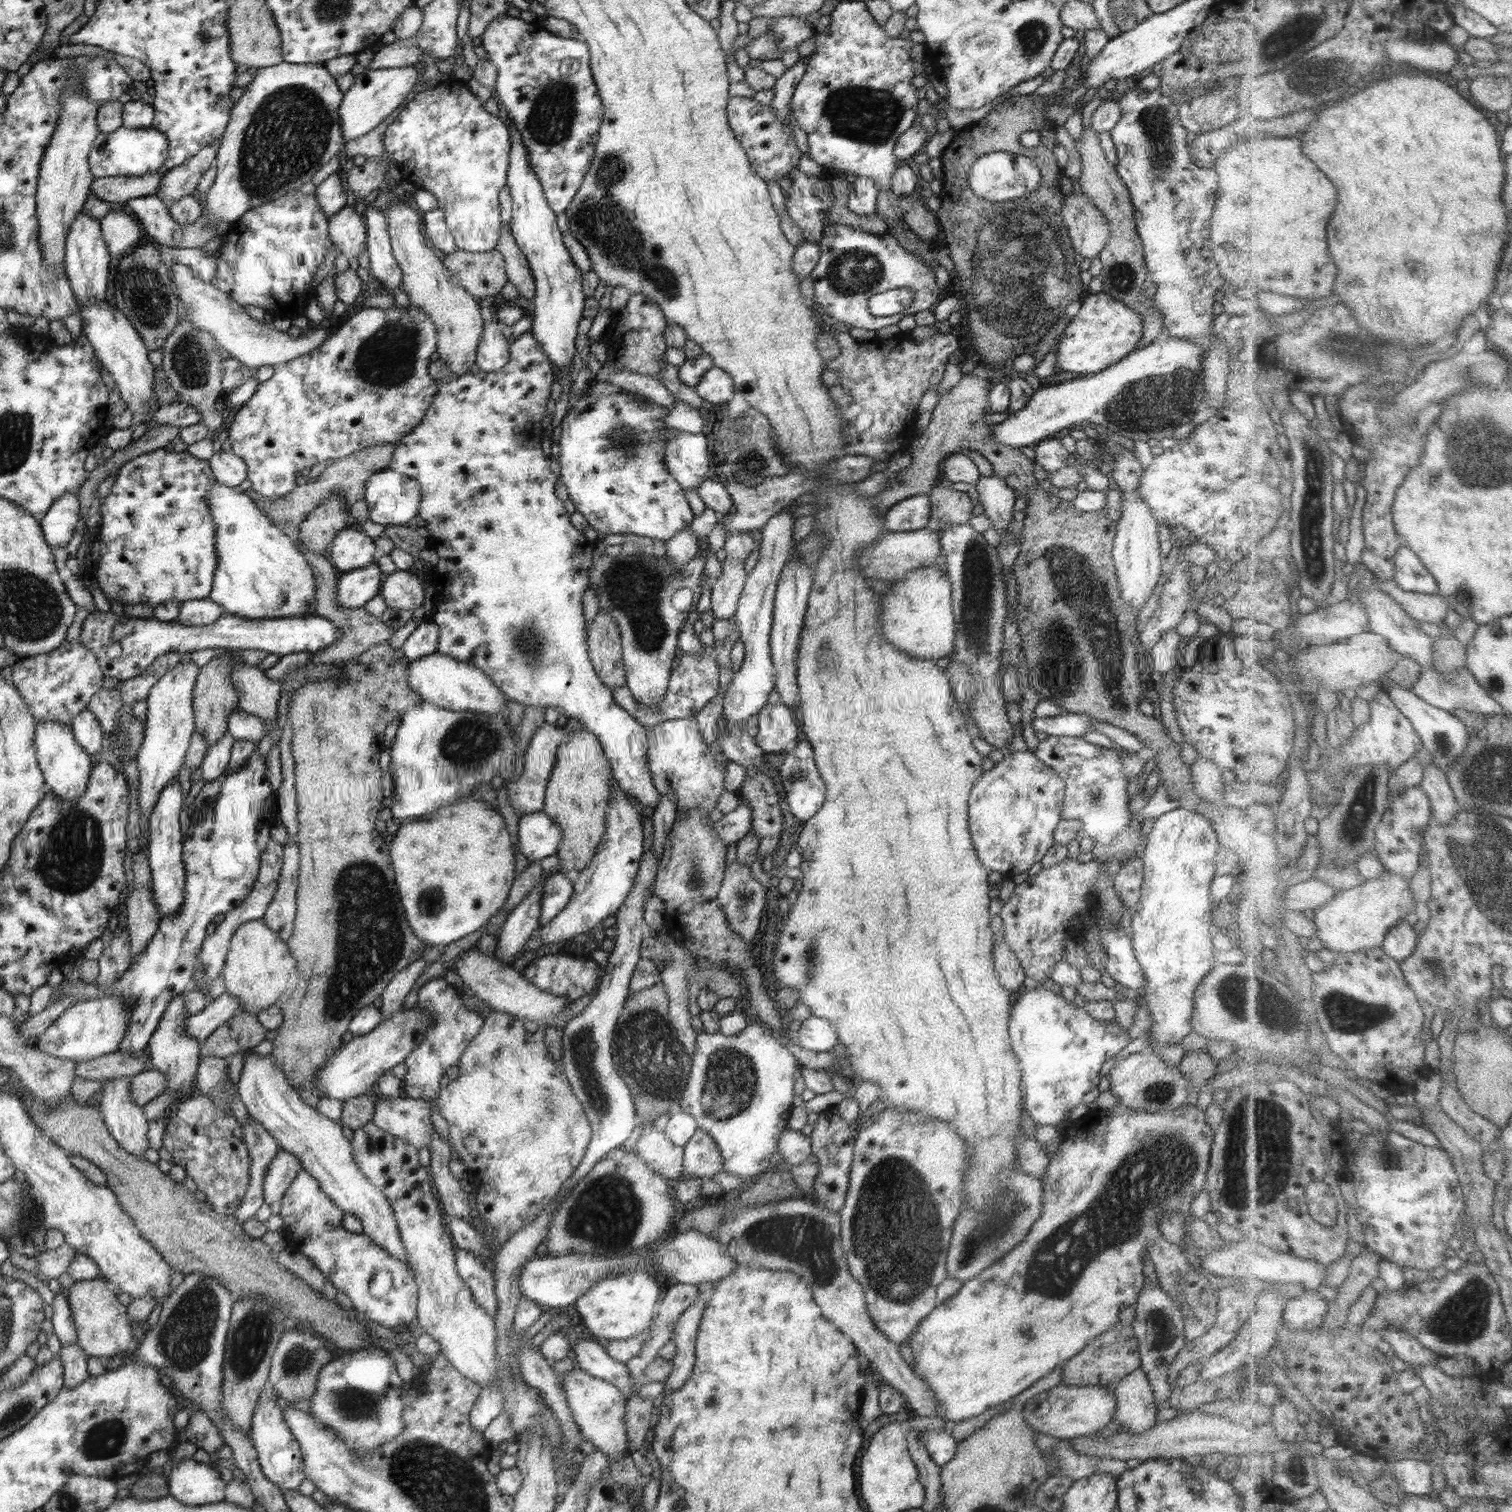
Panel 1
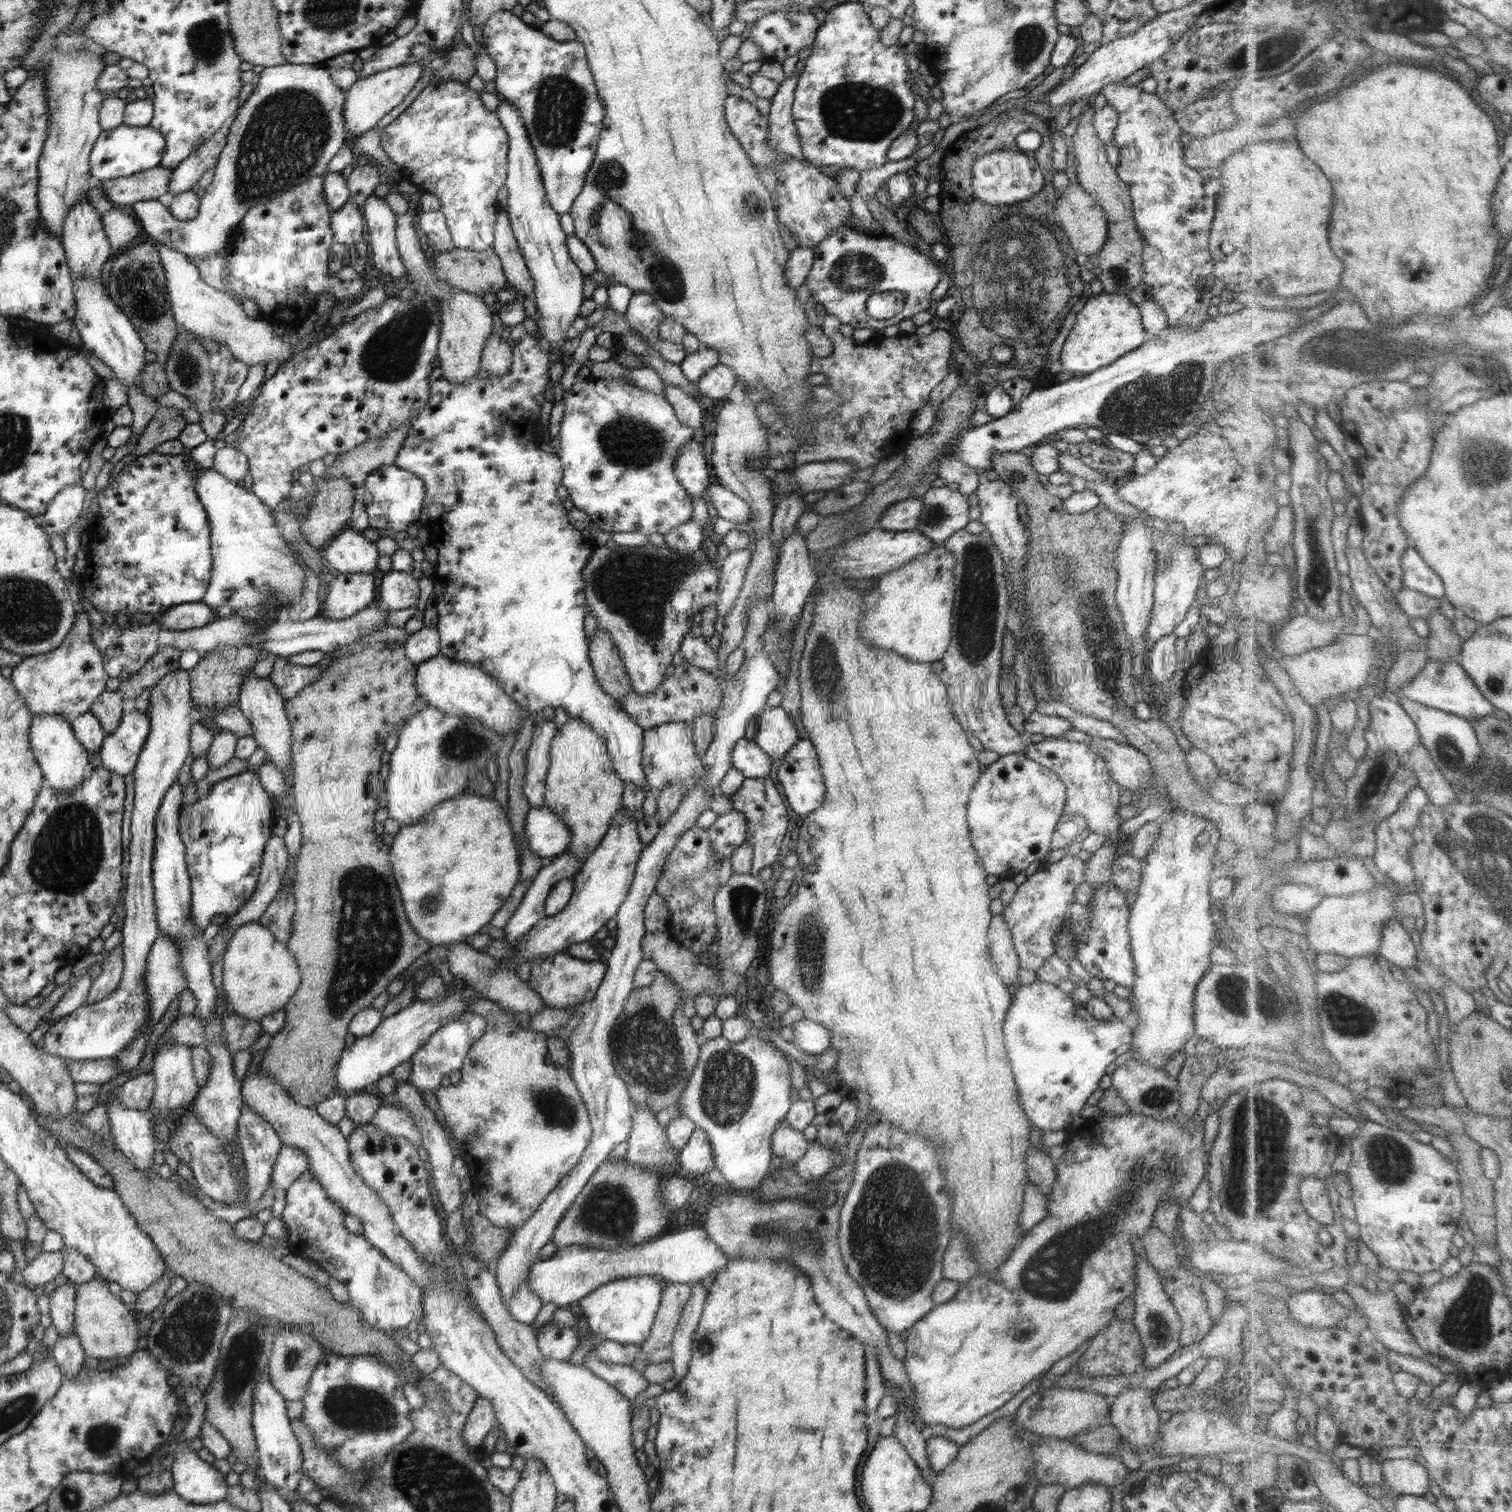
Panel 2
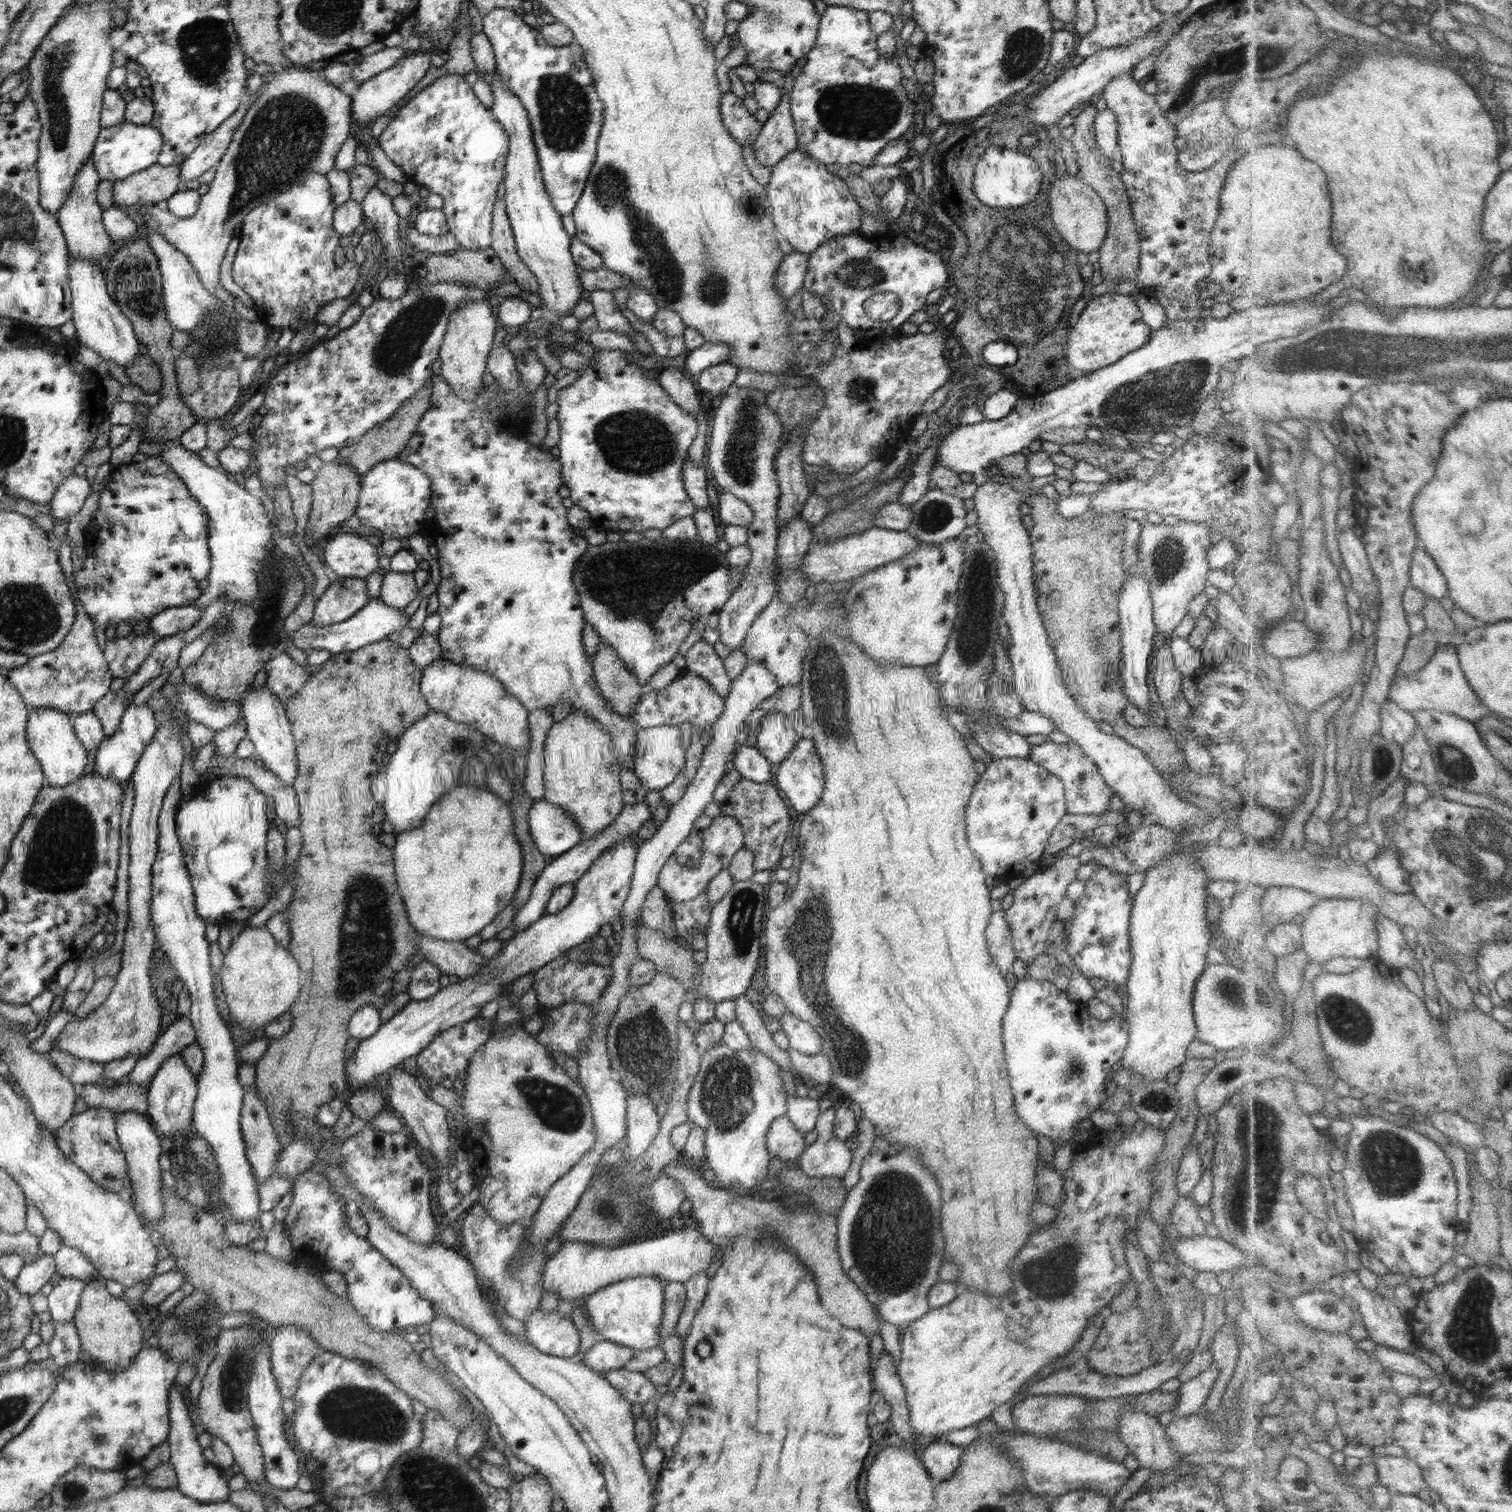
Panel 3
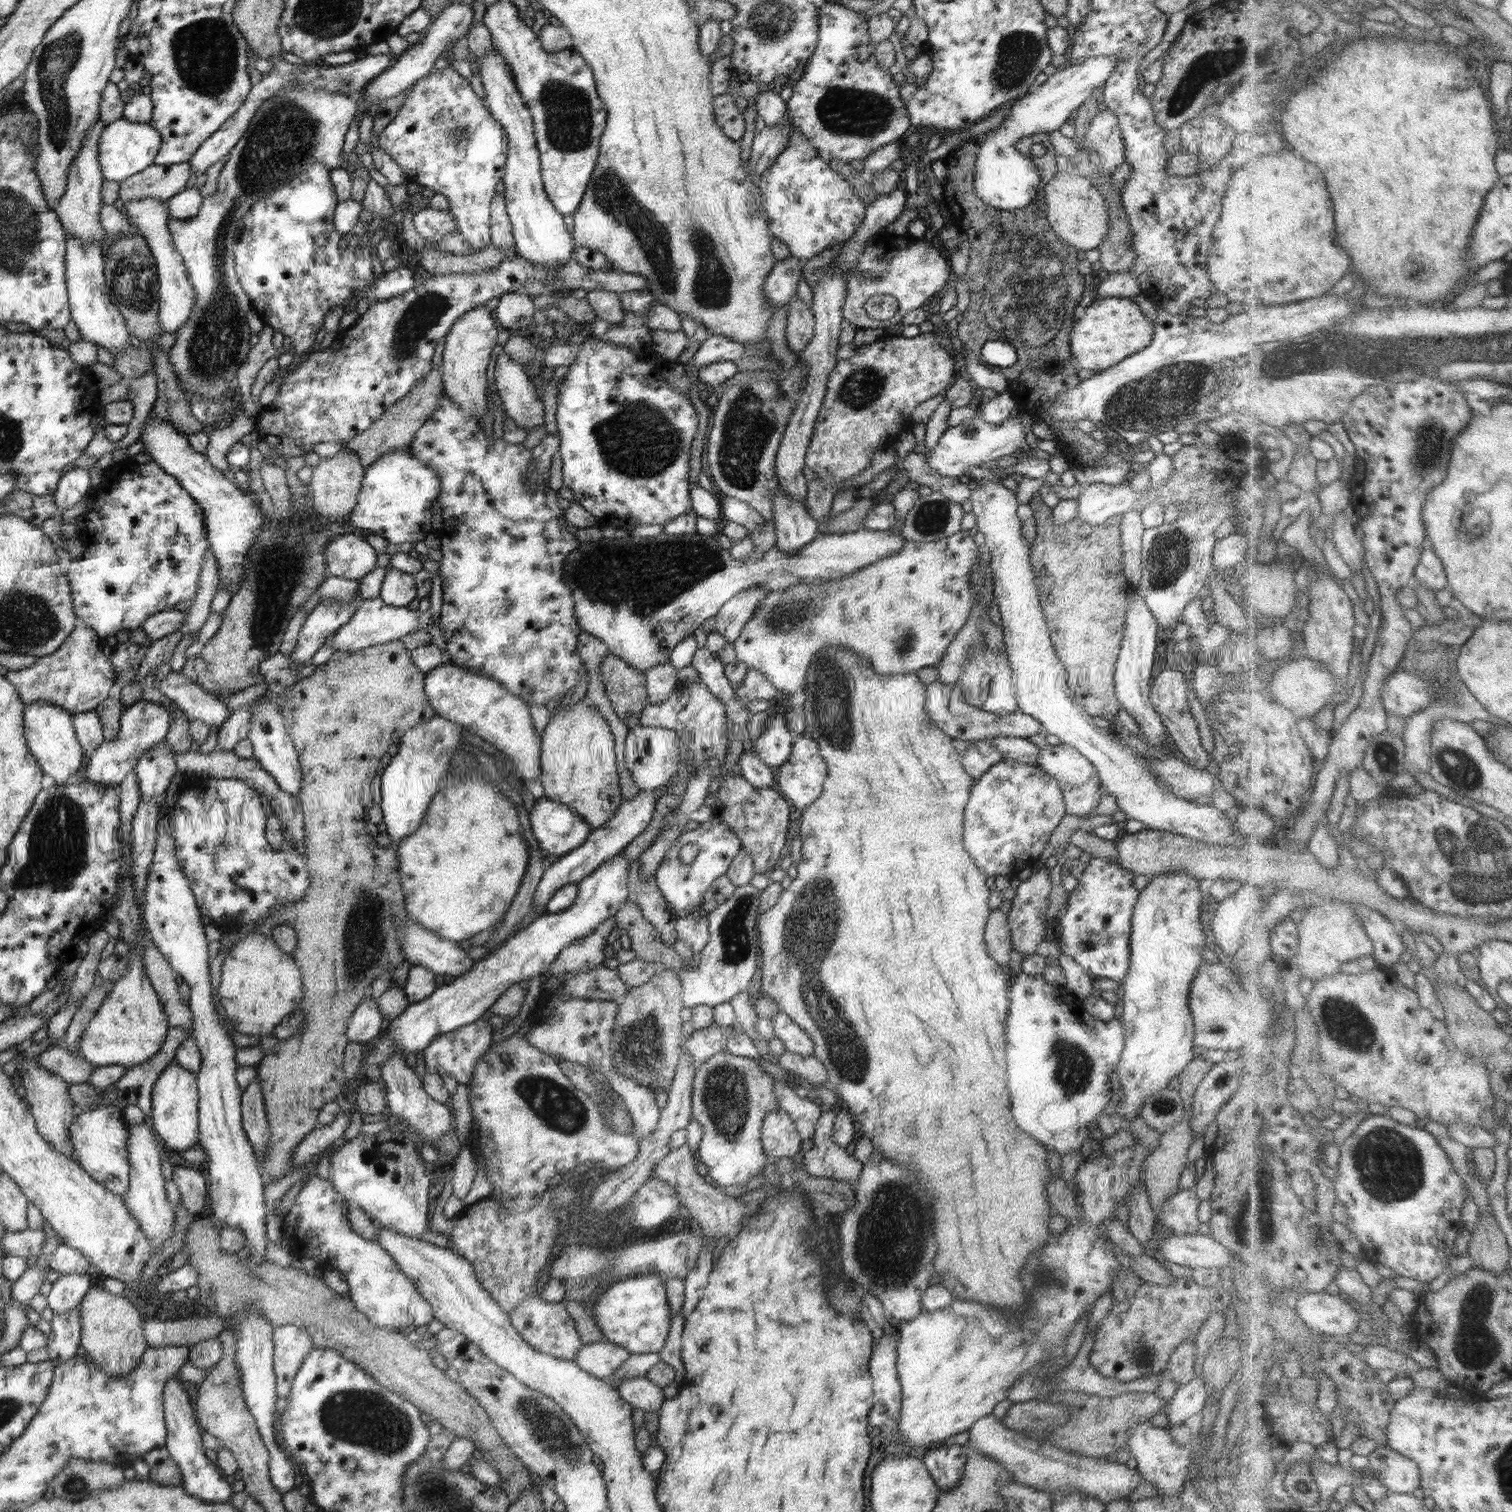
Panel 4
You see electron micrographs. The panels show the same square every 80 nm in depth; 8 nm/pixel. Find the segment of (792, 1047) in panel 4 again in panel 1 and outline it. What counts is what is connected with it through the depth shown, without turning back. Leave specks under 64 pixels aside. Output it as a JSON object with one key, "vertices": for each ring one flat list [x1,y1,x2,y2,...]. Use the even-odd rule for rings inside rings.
{"vertices":[[812,1015,802,1021,796,1044,812,1052,832,1051,839,1043,838,1033,828,1019]]}

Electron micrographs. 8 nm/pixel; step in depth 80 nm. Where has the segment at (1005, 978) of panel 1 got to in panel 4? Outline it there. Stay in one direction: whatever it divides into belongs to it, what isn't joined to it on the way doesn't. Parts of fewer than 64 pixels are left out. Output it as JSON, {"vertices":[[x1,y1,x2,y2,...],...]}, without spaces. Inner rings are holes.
{"vertices":[[998,909,992,911,985,926,987,953,1003,968,1011,962,1013,944,1007,914]]}

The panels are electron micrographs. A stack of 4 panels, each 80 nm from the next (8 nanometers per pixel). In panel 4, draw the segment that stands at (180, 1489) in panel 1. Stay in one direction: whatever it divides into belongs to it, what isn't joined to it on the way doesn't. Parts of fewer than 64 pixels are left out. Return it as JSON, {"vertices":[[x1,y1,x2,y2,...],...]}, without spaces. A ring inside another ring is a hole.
{"vertices":[[171,1378,165,1384,163,1391,164,1412,167,1425,169,1428,167,1438,167,1452,169,1457,178,1465,179,1471,182,1472,183,1482,181,1487,192,1497,198,1497,208,1503,228,1503,232,1490,230,1482,226,1480,226,1475,218,1470,218,1464,214,1464,210,1458,204,1454,204,1446,200,1440,200,1426,194,1420,194,1410,190,1396,186,1394,180,1378]]}

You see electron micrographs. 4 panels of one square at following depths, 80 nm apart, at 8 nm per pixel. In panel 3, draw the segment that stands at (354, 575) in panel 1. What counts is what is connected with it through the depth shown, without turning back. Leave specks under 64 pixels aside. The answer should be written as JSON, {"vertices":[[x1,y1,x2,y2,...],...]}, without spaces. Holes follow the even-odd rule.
{"vertices":[[338,577,319,598,316,599,313,625,324,626,344,622,352,618,371,599,366,579,360,577]]}

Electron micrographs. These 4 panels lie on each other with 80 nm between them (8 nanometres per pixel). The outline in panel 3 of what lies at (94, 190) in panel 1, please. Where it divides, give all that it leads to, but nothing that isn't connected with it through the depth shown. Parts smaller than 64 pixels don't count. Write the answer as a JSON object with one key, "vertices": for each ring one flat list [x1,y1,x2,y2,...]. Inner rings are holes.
{"vertices":[[160,166,148,168,115,182,115,203,118,205,149,205,169,200,182,187,181,166]]}

